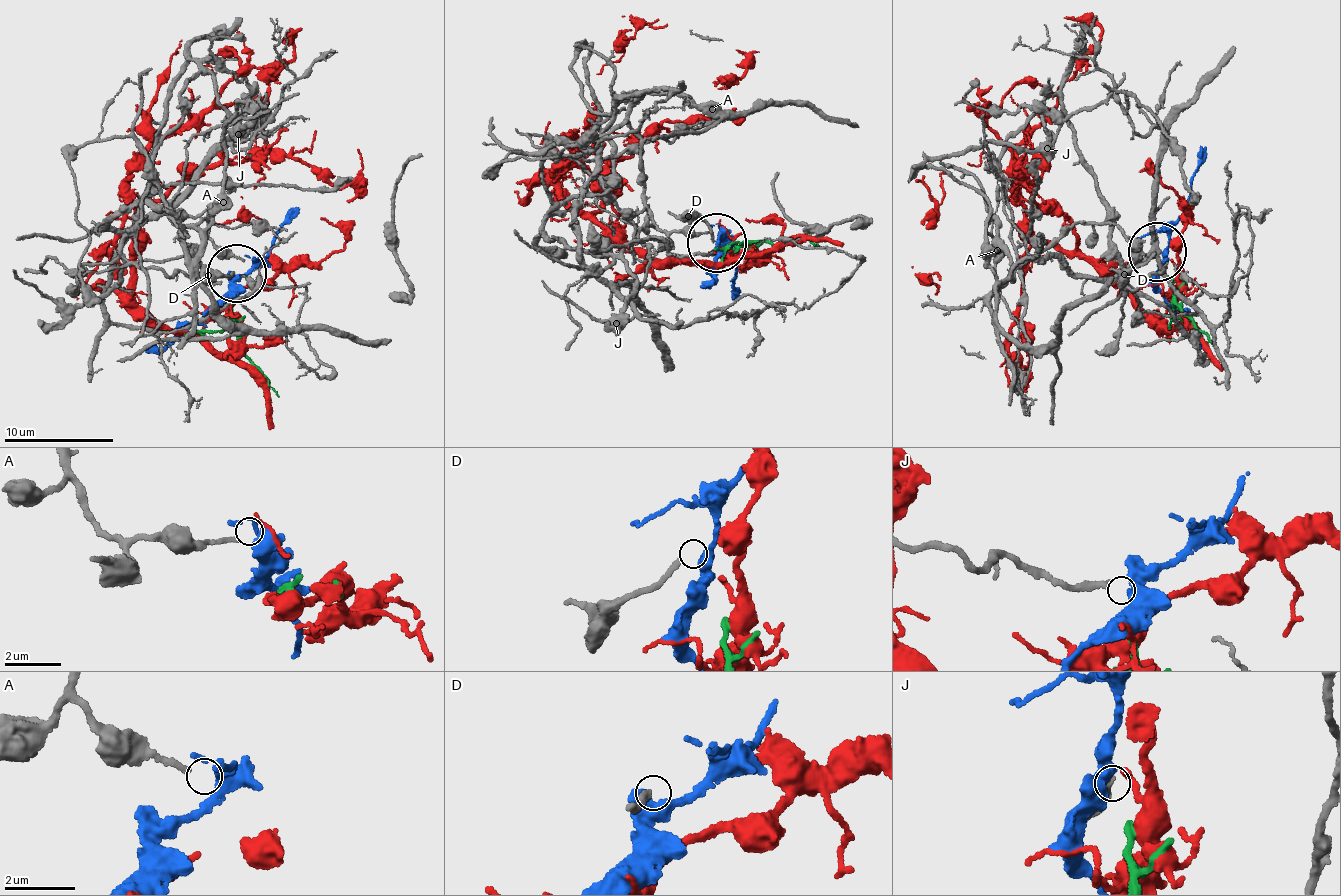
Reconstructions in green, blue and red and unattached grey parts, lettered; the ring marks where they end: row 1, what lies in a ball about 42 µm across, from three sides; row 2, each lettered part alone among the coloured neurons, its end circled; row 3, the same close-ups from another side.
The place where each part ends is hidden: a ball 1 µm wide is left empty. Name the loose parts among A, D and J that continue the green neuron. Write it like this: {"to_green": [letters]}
{"to_green": []}

